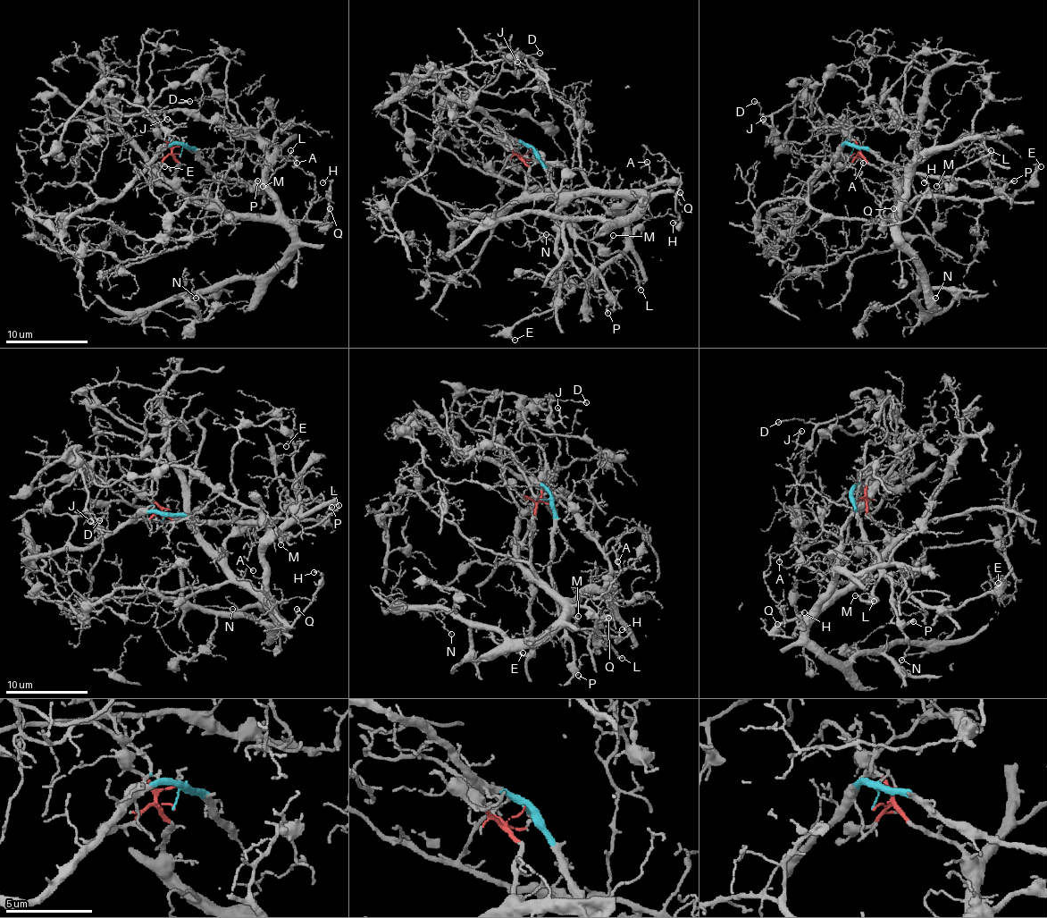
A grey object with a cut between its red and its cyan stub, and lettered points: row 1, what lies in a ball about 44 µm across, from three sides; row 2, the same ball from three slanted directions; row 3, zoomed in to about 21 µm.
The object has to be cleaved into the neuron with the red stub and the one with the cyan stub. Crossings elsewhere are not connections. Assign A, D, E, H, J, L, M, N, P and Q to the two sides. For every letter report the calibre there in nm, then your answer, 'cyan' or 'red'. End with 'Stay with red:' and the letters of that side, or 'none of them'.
A: 130 nm | red
D: 130 nm | red
E: 70 nm | red
H: 120 nm | red
J: 130 nm | red
L: 180 nm | cyan
M: 100 nm | cyan
N: 100 nm | red
P: 220 nm | cyan
Q: 100 nm | red
Stay with red: A, D, E, H, J, N, Q

